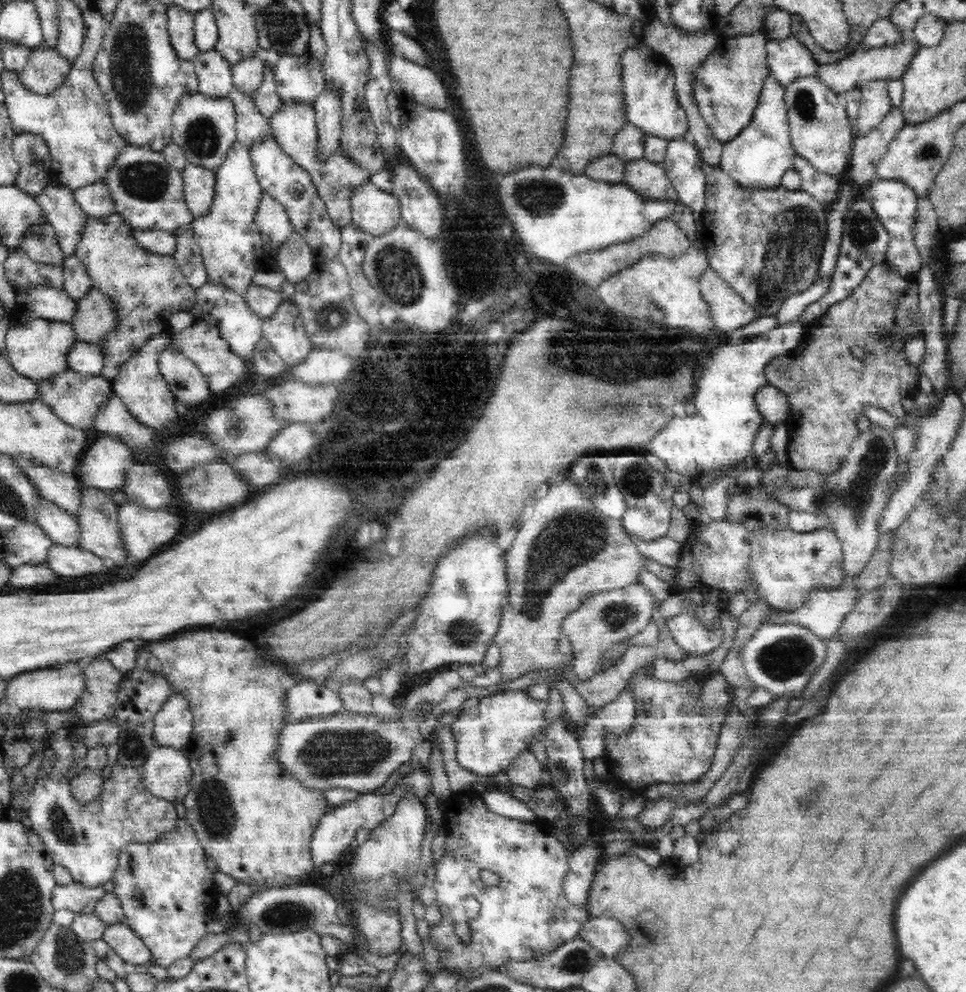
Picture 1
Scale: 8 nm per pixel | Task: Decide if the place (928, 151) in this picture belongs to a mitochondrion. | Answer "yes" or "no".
yes

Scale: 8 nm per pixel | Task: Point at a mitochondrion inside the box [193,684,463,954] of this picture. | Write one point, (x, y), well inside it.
(330, 754)

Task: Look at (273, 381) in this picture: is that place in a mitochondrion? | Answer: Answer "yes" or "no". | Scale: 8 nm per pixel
no

